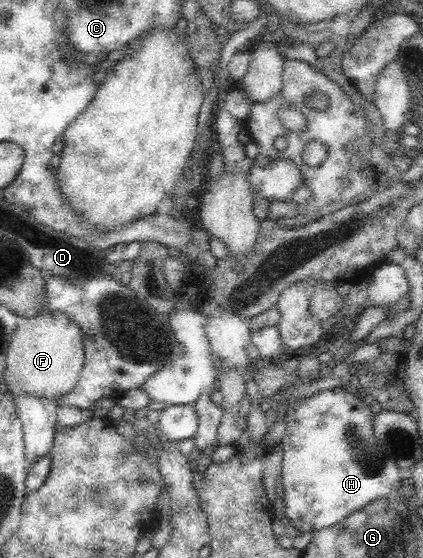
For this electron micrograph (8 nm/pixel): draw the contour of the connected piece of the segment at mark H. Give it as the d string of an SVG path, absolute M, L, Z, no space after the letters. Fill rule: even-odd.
M342 384L333 389L321 390L318 393L309 397L302 397L290 403L286 408L285 415L285 432L281 439L283 449L283 460L281 463L281 477L284 490L284 513L288 517L287 524L294 526L298 531L317 532L325 527L336 525L342 522L344 517L354 514L355 511L362 510L365 505L374 500L386 497L394 489L398 489L402 485L402 478L398 467L398 462L394 459L387 459L382 453L382 448L376 442L376 428L374 428L375 414L370 410L370 403L365 400L365 397L353 392L348 386Z

